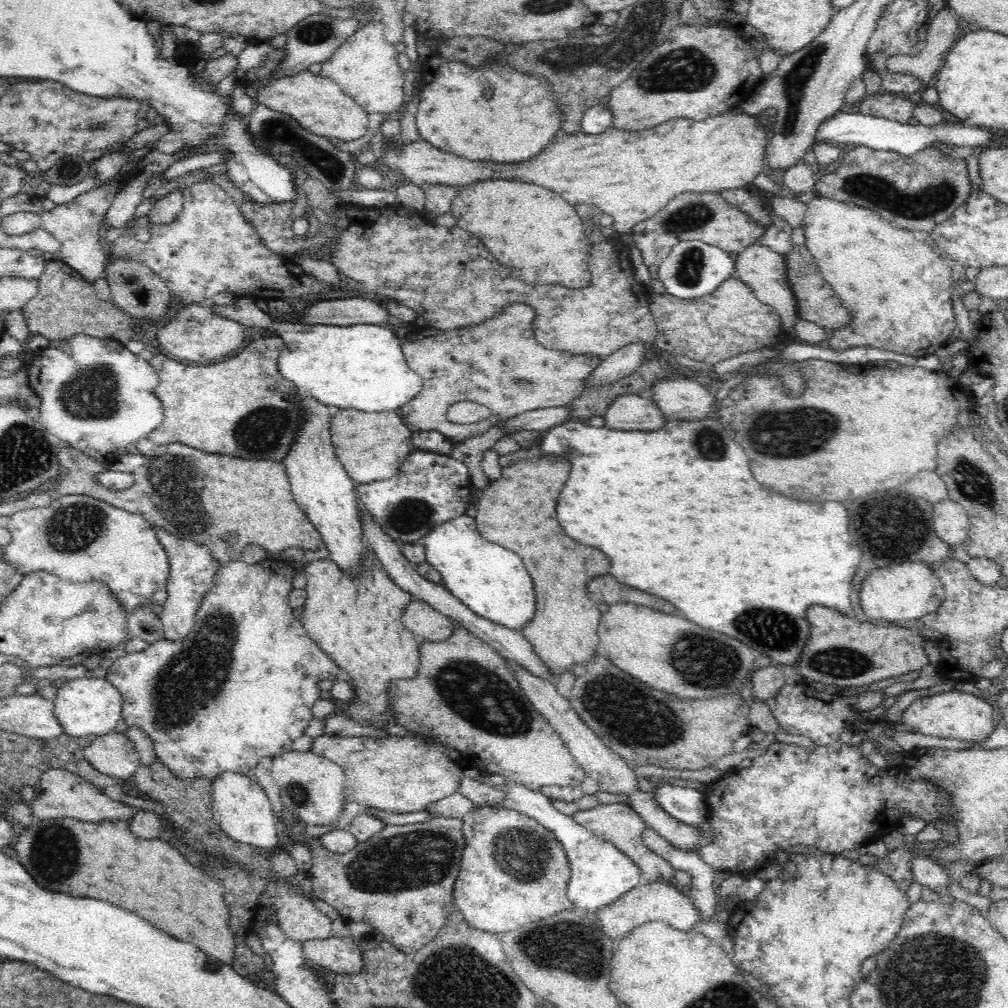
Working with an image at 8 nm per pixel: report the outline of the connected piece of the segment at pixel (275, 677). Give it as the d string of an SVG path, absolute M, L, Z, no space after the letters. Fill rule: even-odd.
M269 553L268 558L264 558L262 562L256 562L256 564L244 562L242 559L221 563L220 570L218 570L218 574L216 574L216 578L214 578L214 586L208 590L208 594L206 594L206 596L204 596L204 600L200 602L200 608L198 608L198 612L196 612L194 628L183 638L182 641L174 641L164 637L163 639L150 643L150 646L148 646L148 648L144 648L142 652L127 653L126 655L122 655L120 658L113 659L113 664L107 668L105 679L108 682L111 682L121 692L123 698L121 718L124 719L127 728L136 726L136 728L141 728L144 730L144 732L146 732L146 734L148 734L148 736L152 739L153 747L155 748L155 753L157 754L157 759L160 762L163 762L163 765L170 772L173 772L174 776L181 778L181 780L190 780L190 778L207 778L207 780L213 782L214 778L219 776L219 774L222 774L222 772L237 772L238 774L247 775L248 771L251 768L254 768L262 760L262 758L274 758L276 756L280 756L280 754L284 754L284 752L290 752L290 750L292 750L292 744L294 744L294 740L296 740L296 738L300 738L300 736L304 734L304 729L306 726L308 726L310 720L313 719L313 714L311 711L312 707L314 706L314 703L320 699L321 690L318 688L318 682L320 682L320 680L335 680L336 678L343 676L341 668L339 668L339 666L335 664L330 656L324 653L324 651L322 651L322 649L316 645L316 642L306 634L306 630L304 630L303 624L298 621L292 613L293 607L290 606L288 595L293 589L292 578L296 572L298 572L298 570L302 570L302 566L303 561L285 560L285 558L281 558L279 553Z

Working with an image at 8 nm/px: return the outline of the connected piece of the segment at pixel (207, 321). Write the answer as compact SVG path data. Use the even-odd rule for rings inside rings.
M190 304L179 308L168 324L158 328L156 332L158 345L164 348L164 352L168 354L166 356L207 366L216 358L226 356L236 348L240 348L244 342L244 329L246 327L243 324L214 314L211 307Z

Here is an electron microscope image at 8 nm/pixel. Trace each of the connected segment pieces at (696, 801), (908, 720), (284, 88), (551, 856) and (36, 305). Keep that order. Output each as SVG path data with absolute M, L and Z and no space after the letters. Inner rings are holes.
M662 784L653 792L660 809L674 819L696 827L707 822L709 806L706 806L705 795L700 791L690 787Z
M952 689L948 692L917 698L909 707L906 707L900 723L908 726L914 733L926 736L981 741L990 736L995 728L994 722L994 708L990 705L989 699Z
M285 46L274 48L272 54L266 56L266 62L260 68L254 68L244 78L240 78L241 84L258 83L260 85L256 92L256 104L288 114L306 130L318 136L338 138L340 143L358 140L368 132L368 113L331 78L313 74L308 69L294 76L273 78L273 70L284 57Z
M477 805L463 818L462 832L465 850L453 897L456 910L466 918L468 925L501 935L530 922L554 917L564 910L575 909L567 897L572 871L566 851L537 820L514 809Z
M47 260L45 269L39 278L39 291L34 298L31 298L22 308L21 313L25 316L27 328L34 335L41 334L47 339L68 339L74 334L85 334L96 338L110 337L116 330L128 329L132 327L134 319L114 302L102 301L96 297L93 284L84 280L82 275L68 266L63 260Z

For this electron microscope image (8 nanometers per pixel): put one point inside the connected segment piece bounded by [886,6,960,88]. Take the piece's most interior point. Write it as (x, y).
(943, 29)

